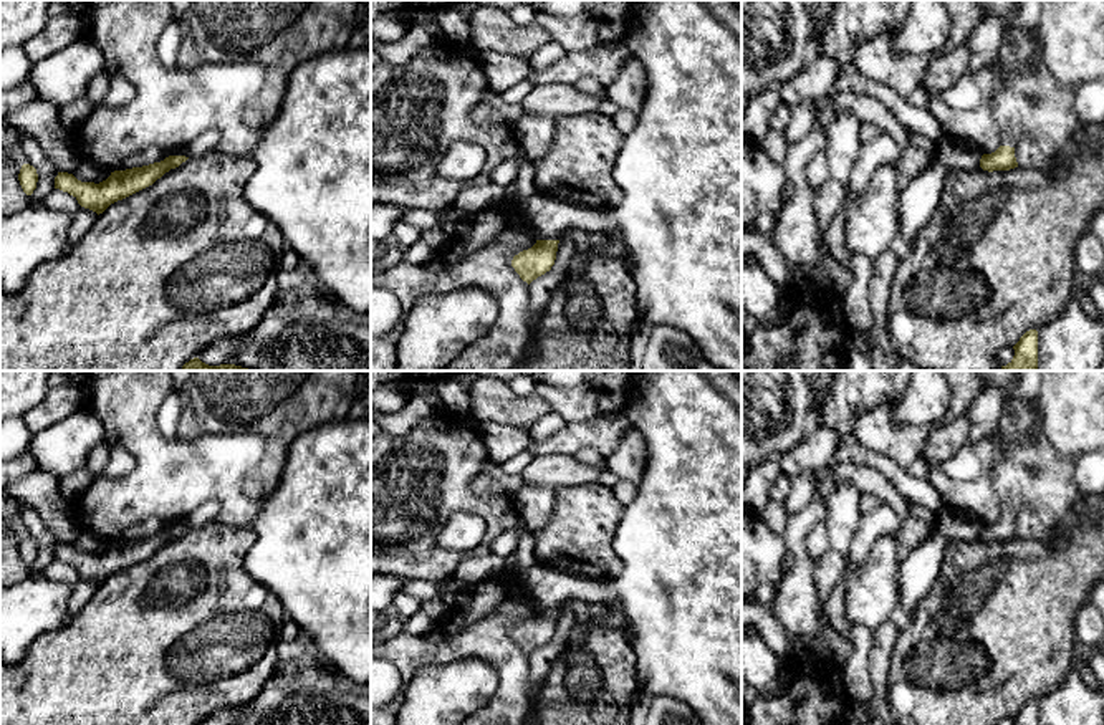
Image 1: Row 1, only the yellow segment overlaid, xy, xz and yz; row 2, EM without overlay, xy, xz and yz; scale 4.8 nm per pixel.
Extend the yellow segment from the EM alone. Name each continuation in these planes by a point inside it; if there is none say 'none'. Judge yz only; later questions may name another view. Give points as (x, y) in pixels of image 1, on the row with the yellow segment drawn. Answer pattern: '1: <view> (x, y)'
1: yz (1035, 105)

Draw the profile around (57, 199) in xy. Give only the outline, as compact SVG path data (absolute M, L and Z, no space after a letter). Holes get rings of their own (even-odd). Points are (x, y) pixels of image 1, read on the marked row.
M53 189L43 200L43 204L50 209L65 210L71 215L81 209L76 197L63 192L60 189Z

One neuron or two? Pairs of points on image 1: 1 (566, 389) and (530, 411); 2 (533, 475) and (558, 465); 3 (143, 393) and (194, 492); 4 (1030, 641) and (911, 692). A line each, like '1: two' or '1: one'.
1: two
2: one
3: one
4: one

